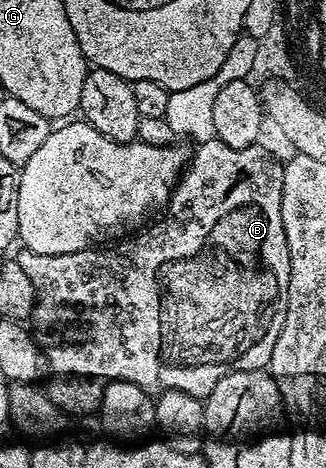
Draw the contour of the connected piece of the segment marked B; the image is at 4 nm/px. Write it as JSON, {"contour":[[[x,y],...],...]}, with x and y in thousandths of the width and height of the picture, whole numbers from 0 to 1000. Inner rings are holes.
{"contour":[[[666,295],[601,308],[604,325],[595,331],[589,325],[491,466],[466,481],[448,483],[429,498],[362,517],[371,519],[362,528],[313,526],[307,532],[181,541],[178,545],[123,545],[74,532],[55,534],[58,541],[49,538],[52,562],[71,566],[71,583],[83,583],[83,592],[95,592],[95,609],[107,609],[113,650],[95,675],[95,705],[101,722],[113,726],[113,739],[126,746],[135,774],[144,778],[147,799],[150,793],[163,799],[150,810],[150,827],[144,825],[150,855],[190,882],[212,885],[215,878],[224,887],[261,887],[270,878],[294,880],[310,844],[322,838],[325,814],[353,810],[402,814],[460,840],[485,831],[558,835],[586,840],[586,848],[626,857],[638,853],[647,831],[660,831],[660,823],[672,823],[672,814],[696,806],[696,797],[794,793],[822,786],[831,754],[844,746],[844,729],[856,729],[856,712],[880,677],[893,549],[880,532],[880,498],[868,489],[868,447],[862,444],[874,359],[859,346],[850,350],[837,342],[837,331],[819,316],[801,312],[709,318],[709,310],[684,310],[684,301]]]}

